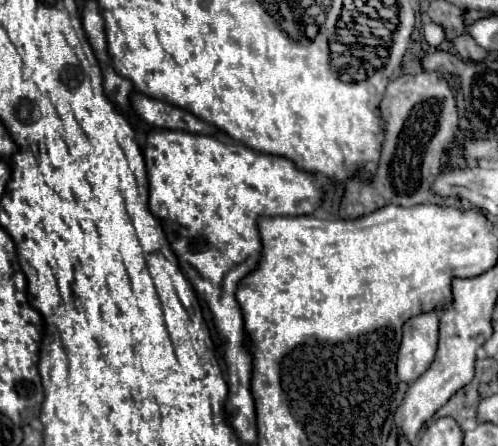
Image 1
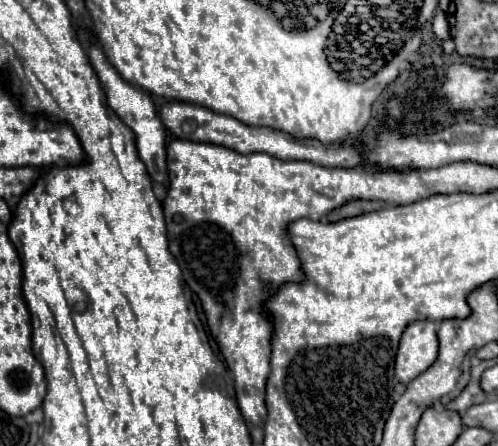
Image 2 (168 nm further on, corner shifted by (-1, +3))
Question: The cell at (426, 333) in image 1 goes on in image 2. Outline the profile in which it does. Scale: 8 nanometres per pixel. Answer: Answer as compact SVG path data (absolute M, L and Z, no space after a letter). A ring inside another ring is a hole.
M414 321L402 333L394 367L394 377L400 383L410 383L434 363L438 355L436 327L434 321Z

